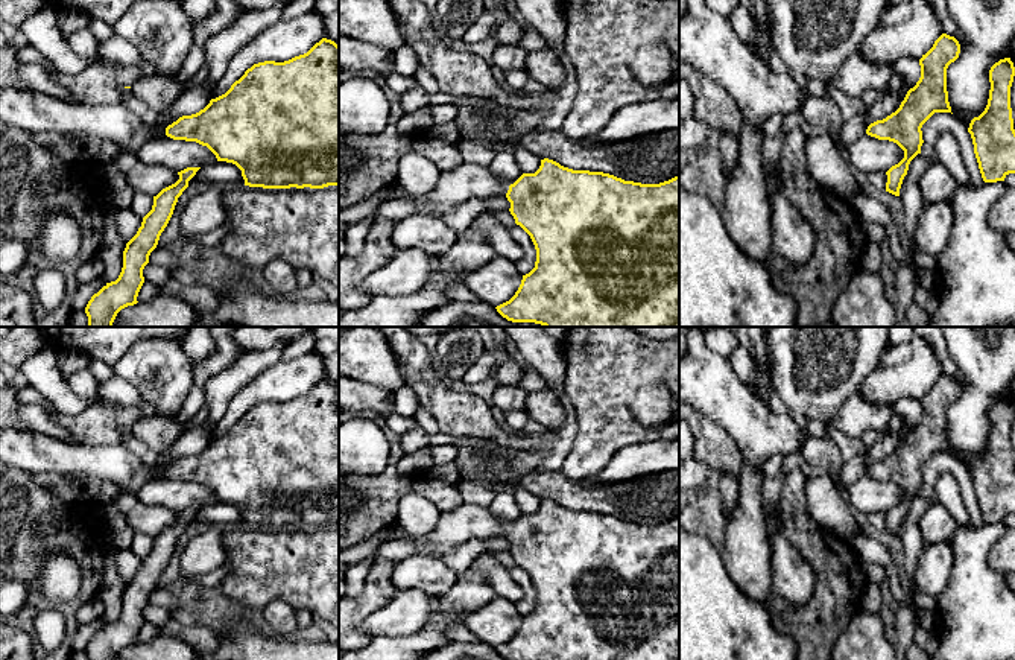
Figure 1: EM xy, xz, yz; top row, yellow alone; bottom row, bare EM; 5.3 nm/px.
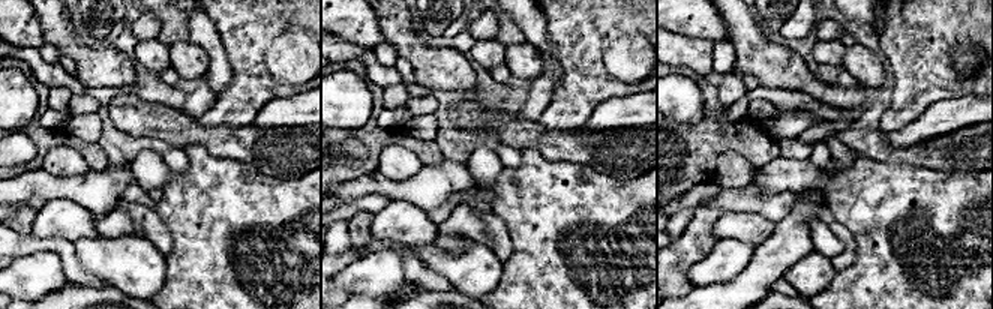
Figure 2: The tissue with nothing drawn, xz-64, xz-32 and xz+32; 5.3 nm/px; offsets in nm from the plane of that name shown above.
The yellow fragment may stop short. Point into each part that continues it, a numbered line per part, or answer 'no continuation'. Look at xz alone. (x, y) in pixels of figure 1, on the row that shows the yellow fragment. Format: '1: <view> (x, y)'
1: xz (468, 181)

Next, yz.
no continuation

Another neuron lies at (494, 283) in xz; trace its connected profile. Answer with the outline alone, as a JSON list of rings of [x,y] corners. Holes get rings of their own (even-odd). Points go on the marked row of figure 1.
[[[495,254],[486,265],[462,274],[462,283],[479,301],[497,307],[509,301],[521,284],[523,275],[514,262]]]

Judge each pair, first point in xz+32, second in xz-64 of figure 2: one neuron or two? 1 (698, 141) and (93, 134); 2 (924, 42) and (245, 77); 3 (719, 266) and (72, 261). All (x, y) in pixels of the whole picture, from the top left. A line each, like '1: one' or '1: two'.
1: two
2: one
3: two

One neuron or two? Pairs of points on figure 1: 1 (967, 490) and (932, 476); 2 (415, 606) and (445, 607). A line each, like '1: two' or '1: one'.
1: one
2: two

